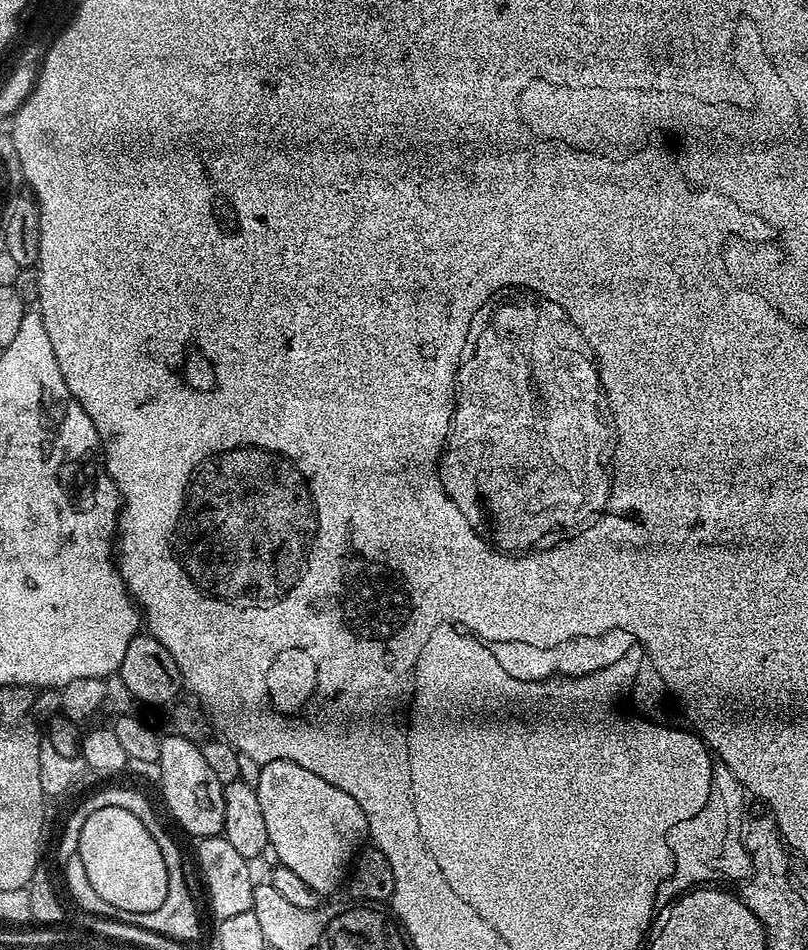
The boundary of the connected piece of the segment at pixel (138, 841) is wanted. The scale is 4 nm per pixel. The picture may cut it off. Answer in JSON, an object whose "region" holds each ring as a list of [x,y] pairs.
{"region":[[[108,808],[108,812],[96,812],[92,820],[88,820],[88,828],[82,828],[84,836],[84,864],[88,864],[88,876],[92,876],[92,884],[96,884],[96,892],[104,896],[104,900],[112,900],[112,904],[120,904],[120,908],[156,908],[164,897],[164,888],[169,884],[168,869],[165,859],[156,851],[156,844],[148,840],[145,827],[136,824],[132,816],[124,816],[124,812],[116,812],[116,808]]]}

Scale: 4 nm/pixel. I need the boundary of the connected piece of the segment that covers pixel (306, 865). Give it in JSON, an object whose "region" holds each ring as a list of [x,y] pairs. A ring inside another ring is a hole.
{"region":[[[289,760],[261,764],[255,789],[266,821],[268,843],[277,850],[279,863],[321,894],[334,891],[339,884],[341,887],[357,852],[369,839],[362,806],[346,790],[330,786],[326,778],[318,778],[318,774]]]}

